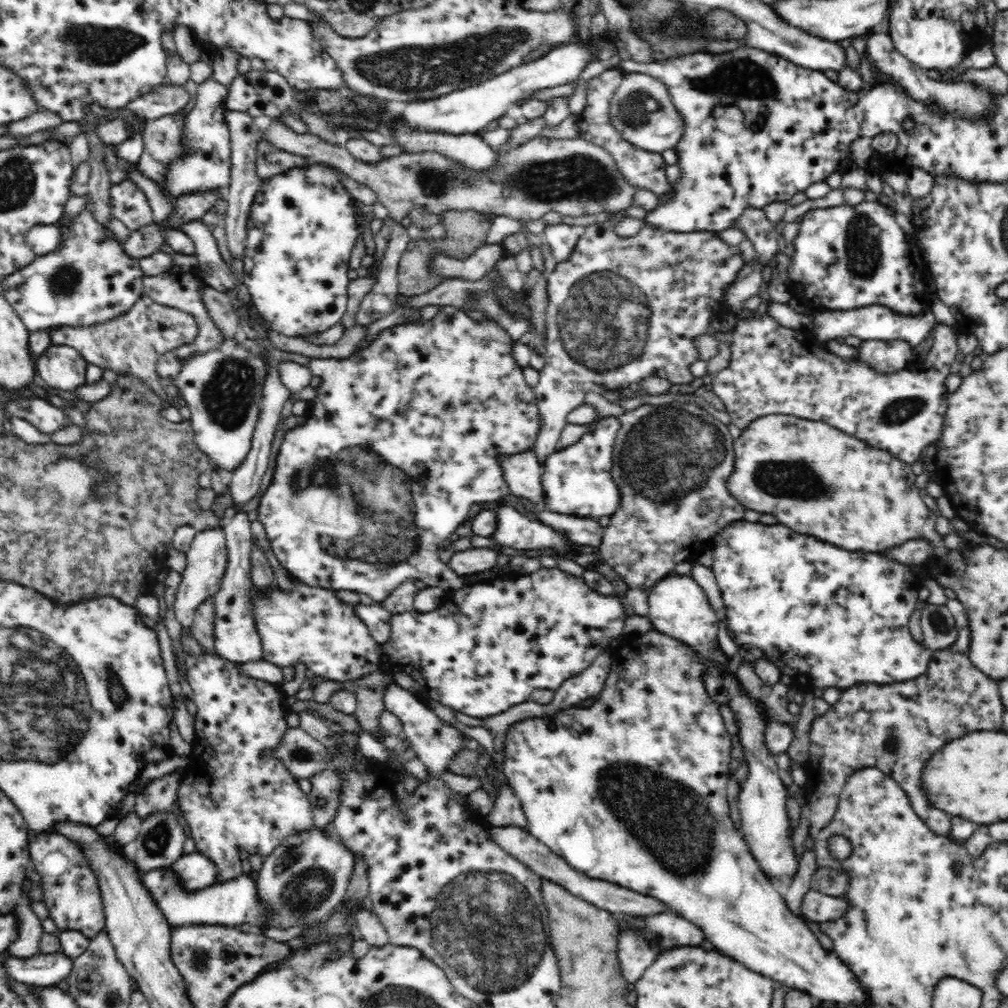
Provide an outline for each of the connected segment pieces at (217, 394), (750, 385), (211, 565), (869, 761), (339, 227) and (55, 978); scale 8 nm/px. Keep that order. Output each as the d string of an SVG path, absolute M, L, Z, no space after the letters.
M242 336L224 338L218 348L190 356L172 382L191 412L189 422L198 448L210 458L216 469L227 470L228 474L236 470L250 453L253 432L261 414L263 382L267 373L263 357L248 351L241 343Z
M767 314L758 318L748 318L748 315L738 317L736 326L730 331L730 364L713 375L712 392L722 400L731 422L741 430L762 416L797 416L825 422L911 465L919 461L925 446L938 442L941 437L947 411L944 381L950 374L950 363L954 362L957 353L957 338L951 326L937 323L933 333L933 345L925 360L910 362L908 367L888 374L878 372L862 361L847 360L832 354L820 348L818 341L812 353L807 346L810 332L780 326Z
M222 527L198 531L185 555L186 568L181 574L181 582L175 594L173 609L178 622L183 627L190 628L196 609L206 598L212 597L218 592L227 569L227 542Z
M947 647L933 651L927 672L913 680L886 685L856 684L848 690L843 690L838 702L830 705L824 716L817 717L810 730L809 762L801 781L804 789L803 799L810 810L811 829L819 831L830 824L848 776L862 768L872 767L886 773L898 783L908 796L914 812L925 821L934 834L951 836L950 818L946 818L942 810L936 810L926 802L928 795L922 789L921 772L928 758L946 742L956 740L968 732L1002 730L1004 707L998 686L998 682L974 667L967 654L959 654L952 647Z
M324 162L304 164L301 167L291 168L287 172L270 177L262 184L261 190L255 196L251 212L246 222L246 249L242 261L244 261L244 270L242 281L248 287L253 307L259 316L271 327L271 330L279 332L280 334L290 337L306 338L309 334L324 332L334 325L341 322L342 316L346 313L348 302L348 279L349 260L360 236L360 230L357 228L358 221L358 206L350 193L342 187L342 177L340 177L340 170L334 166L325 164Z
M6 953L6 972L9 978L31 986L55 986L72 972L72 962L64 953L38 954L32 958L18 958Z

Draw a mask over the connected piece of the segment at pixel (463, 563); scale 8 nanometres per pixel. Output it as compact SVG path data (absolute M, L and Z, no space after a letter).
M473 547L465 551L456 551L449 565L458 576L471 576L496 567L496 558L499 554L499 548Z

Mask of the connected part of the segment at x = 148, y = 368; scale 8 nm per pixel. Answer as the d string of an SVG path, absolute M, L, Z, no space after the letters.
M144 294L138 297L130 312L108 320L104 324L89 327L63 326L52 330L52 344L68 345L78 349L87 363L109 368L118 374L134 375L162 399L168 399L162 389L161 378L156 370L158 357L182 344L190 344L198 336L198 325L194 317L176 308L156 304Z

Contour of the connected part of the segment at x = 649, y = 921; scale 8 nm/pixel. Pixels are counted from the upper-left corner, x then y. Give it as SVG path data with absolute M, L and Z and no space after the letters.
M661 912L658 914L643 916L644 928L633 930L626 928L620 932L617 939L617 957L619 967L625 981L630 984L638 982L646 969L654 964L658 954L666 948L676 948L676 946L699 946L704 937L704 932L700 926L682 918L675 912Z

